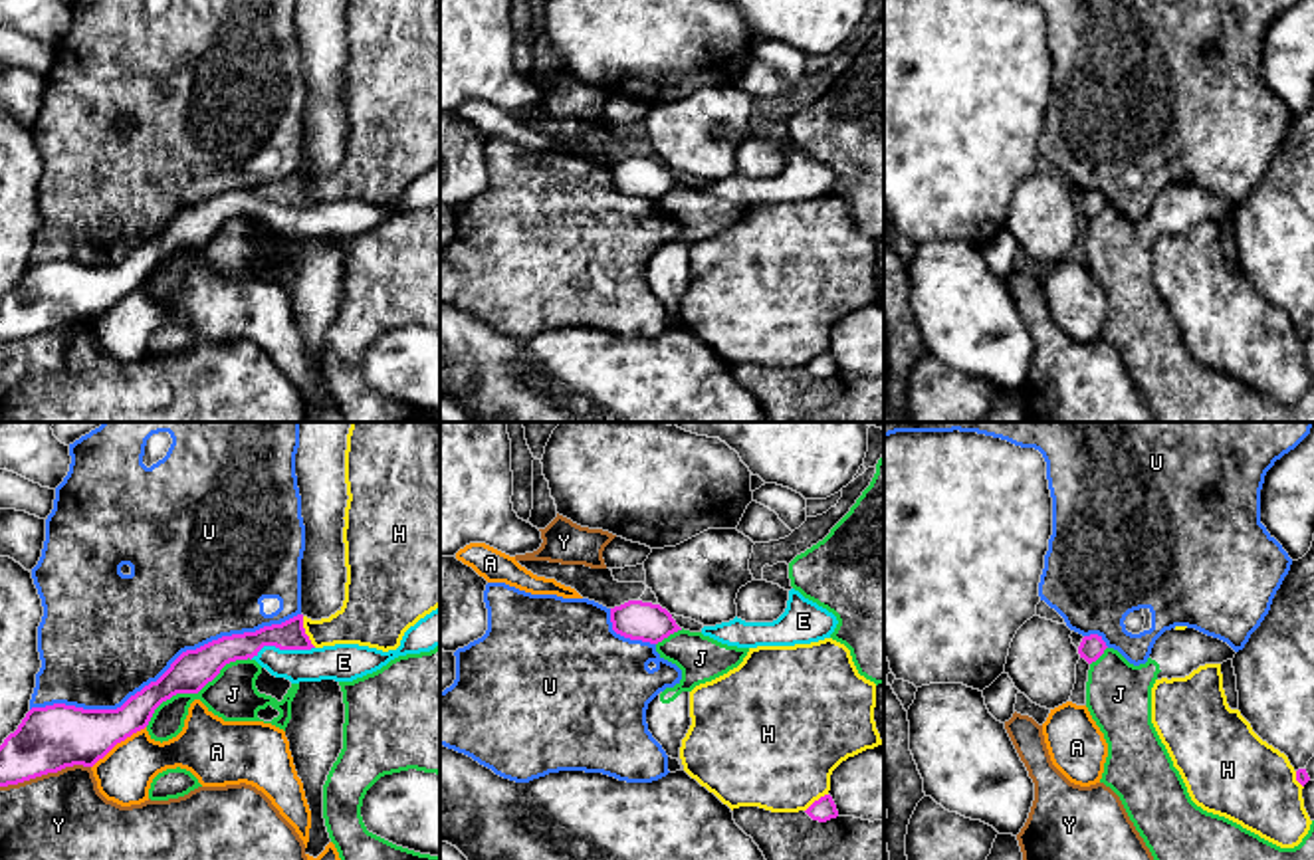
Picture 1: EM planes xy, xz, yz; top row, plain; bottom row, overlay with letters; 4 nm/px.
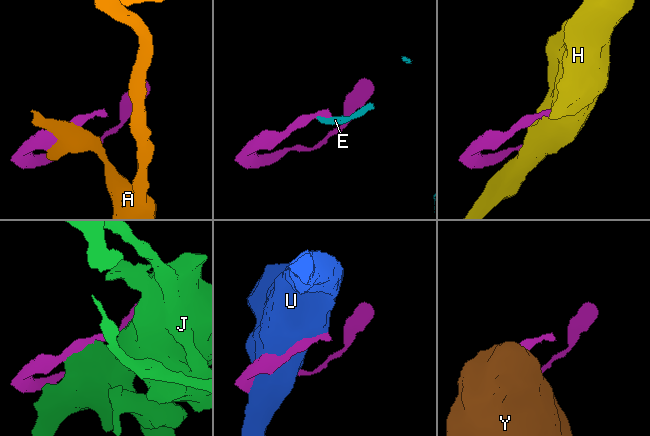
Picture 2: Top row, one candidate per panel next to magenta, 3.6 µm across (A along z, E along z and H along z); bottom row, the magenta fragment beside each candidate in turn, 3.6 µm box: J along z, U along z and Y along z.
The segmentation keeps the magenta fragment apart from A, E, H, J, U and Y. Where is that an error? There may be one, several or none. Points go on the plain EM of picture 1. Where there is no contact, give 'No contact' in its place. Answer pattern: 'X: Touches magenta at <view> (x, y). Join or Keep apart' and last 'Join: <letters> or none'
A: Touches magenta at xy (117, 298). Keep apart
E: Touches magenta at xy (282, 205). Join
H: Touches magenta at xy (304, 189). Keep apart
J: Touches magenta at xy (195, 248). Keep apart
U: Touches magenta at xy (167, 226). Keep apart
Y: Touches magenta at xy (44, 329). Keep apart
Join: E

